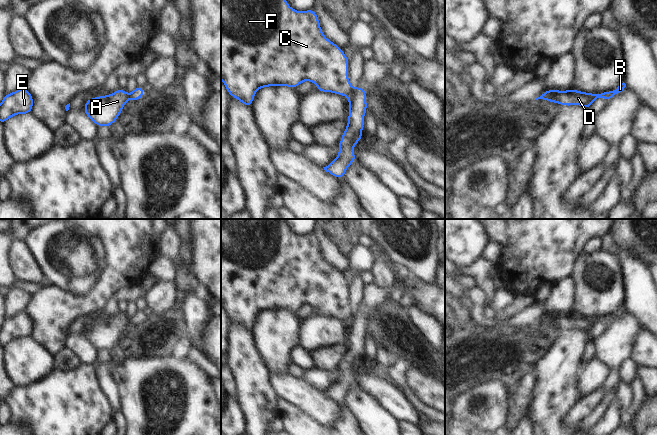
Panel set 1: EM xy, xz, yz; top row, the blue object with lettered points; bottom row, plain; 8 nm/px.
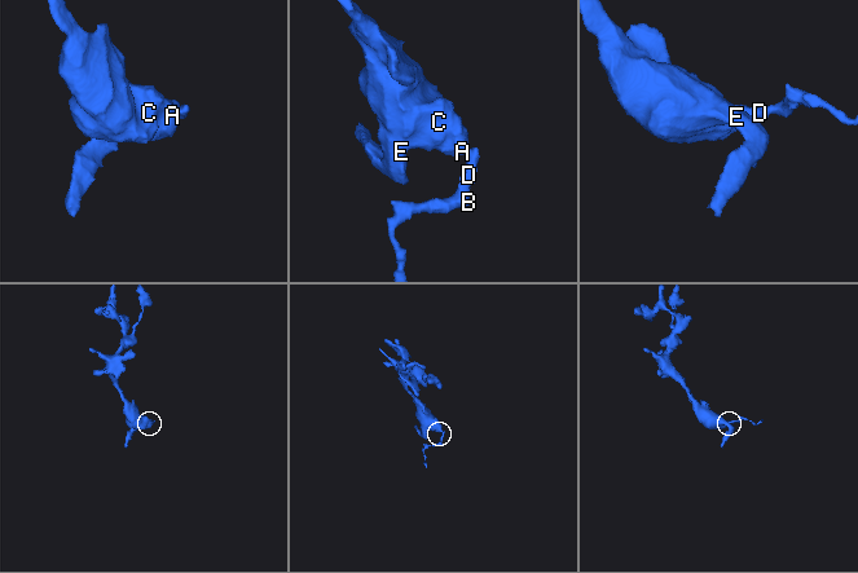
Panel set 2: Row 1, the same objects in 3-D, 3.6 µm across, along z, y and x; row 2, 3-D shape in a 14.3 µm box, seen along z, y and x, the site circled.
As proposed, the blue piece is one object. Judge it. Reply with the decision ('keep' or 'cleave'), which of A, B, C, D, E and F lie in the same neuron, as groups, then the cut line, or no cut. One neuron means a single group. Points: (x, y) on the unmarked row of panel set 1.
cleave; A C E F / B D; cut in xz along (353, 313), (348, 321)

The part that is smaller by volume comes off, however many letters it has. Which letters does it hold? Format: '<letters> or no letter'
B, D

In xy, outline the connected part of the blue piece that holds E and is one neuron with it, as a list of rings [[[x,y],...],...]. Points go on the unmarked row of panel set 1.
[[[26,312],[5,318],[0,327],[0,347],[4,348],[9,342],[17,338],[31,337],[33,327],[33,321]]]

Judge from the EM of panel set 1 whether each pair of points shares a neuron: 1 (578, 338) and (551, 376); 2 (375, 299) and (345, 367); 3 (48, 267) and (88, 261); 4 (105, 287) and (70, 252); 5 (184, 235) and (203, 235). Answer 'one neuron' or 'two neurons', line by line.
1: one neuron
2: one neuron
3: one neuron
4: two neurons
5: two neurons

